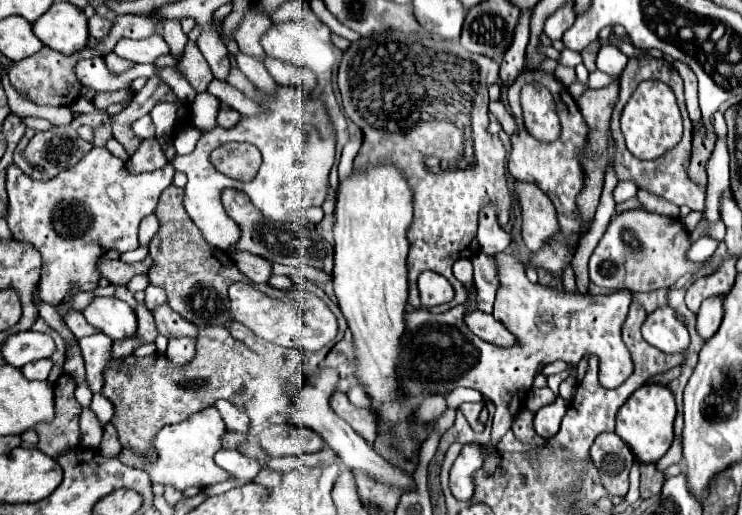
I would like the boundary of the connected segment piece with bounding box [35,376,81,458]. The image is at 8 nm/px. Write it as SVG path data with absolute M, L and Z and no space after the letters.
M61 376L55 382L55 420L51 424L37 424L39 434L37 448L51 458L77 448L79 432L79 412L81 404L75 402L75 382L69 376Z

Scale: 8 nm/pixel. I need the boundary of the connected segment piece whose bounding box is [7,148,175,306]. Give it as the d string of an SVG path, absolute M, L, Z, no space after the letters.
M93 148L89 154L85 154L85 158L81 158L81 162L61 172L53 180L47 180L45 184L31 180L15 164L9 164L7 166L7 194L9 194L7 222L17 242L33 244L33 248L37 248L37 252L41 254L41 260L43 260L41 278L39 278L41 298L57 306L73 286L79 286L79 290L97 288L97 282L101 278L101 274L95 268L97 260L111 248L119 252L127 252L139 246L137 242L139 224L145 216L153 214L159 194L169 184L173 184L173 174L175 170L171 164L147 174L137 174L137 176L129 174L123 168L123 160L113 156L107 148Z

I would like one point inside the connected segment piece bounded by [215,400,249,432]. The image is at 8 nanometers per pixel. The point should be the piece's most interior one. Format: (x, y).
(235, 419)

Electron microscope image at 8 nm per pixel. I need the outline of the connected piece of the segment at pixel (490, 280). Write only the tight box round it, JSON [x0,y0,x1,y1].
[471,254,499,314]

